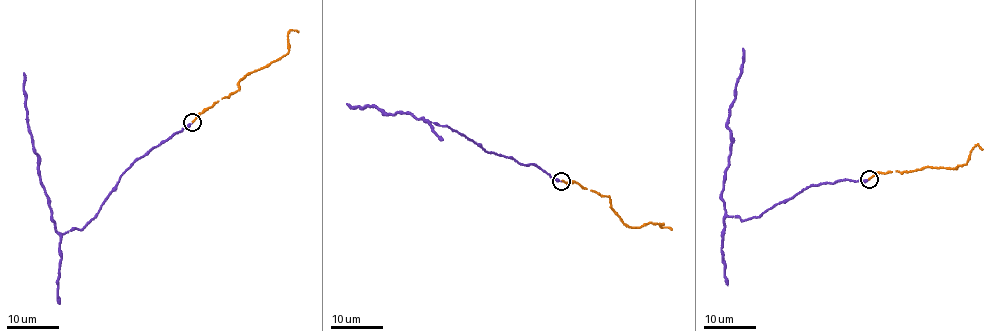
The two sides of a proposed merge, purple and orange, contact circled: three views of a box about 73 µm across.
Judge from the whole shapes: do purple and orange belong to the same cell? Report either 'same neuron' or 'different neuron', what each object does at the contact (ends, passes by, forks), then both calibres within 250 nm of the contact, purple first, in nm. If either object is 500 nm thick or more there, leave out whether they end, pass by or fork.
same neuron; purple ends there; orange ends there; 240 nm thick on the purple side, 140 nm on the other

